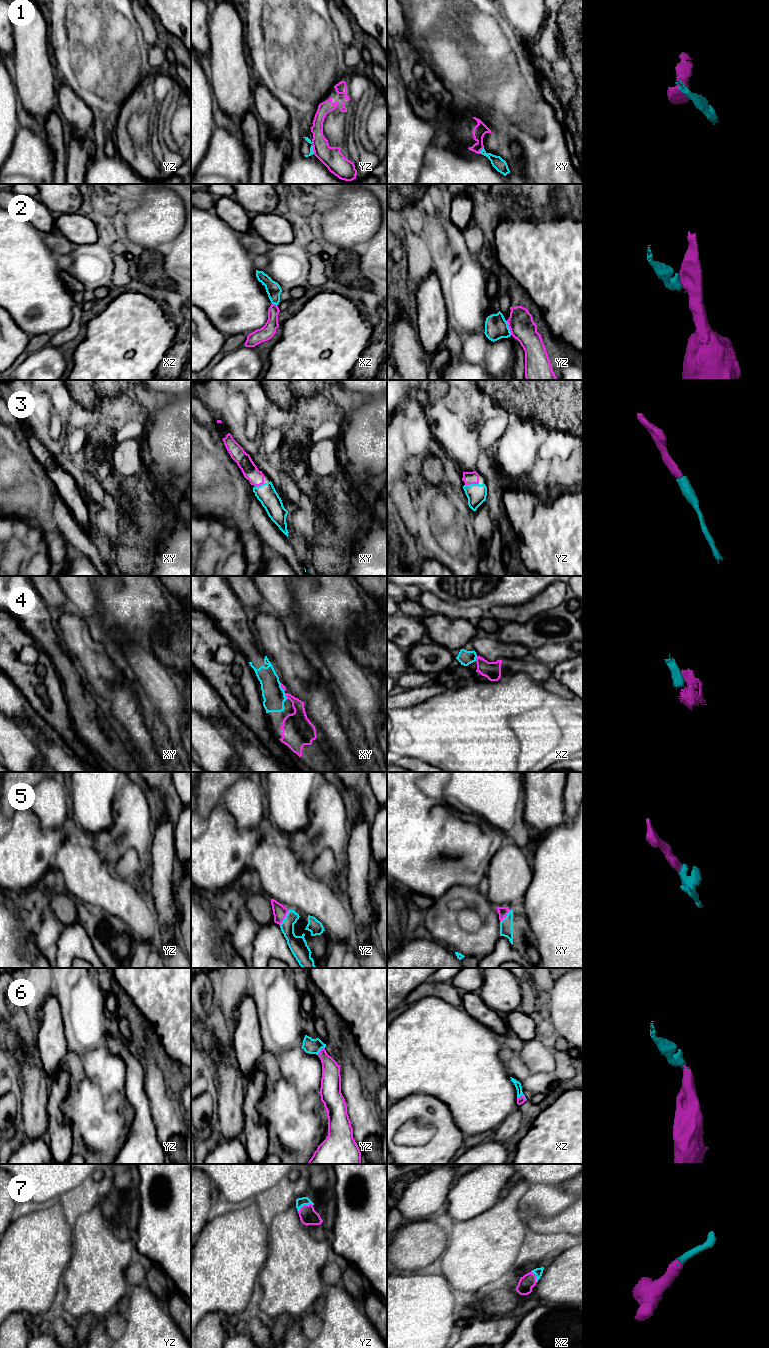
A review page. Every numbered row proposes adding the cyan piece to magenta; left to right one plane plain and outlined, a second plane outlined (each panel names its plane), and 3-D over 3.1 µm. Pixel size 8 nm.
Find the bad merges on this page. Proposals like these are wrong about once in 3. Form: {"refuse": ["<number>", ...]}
{"refuse": ["1", "2"]}

